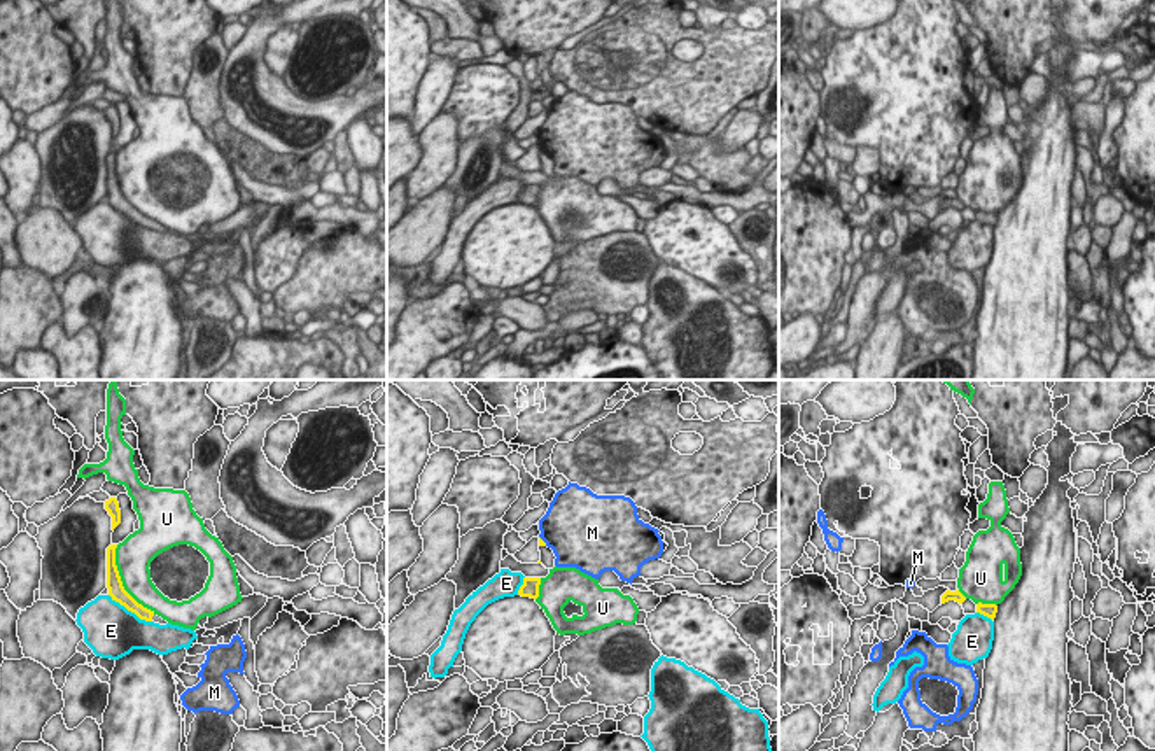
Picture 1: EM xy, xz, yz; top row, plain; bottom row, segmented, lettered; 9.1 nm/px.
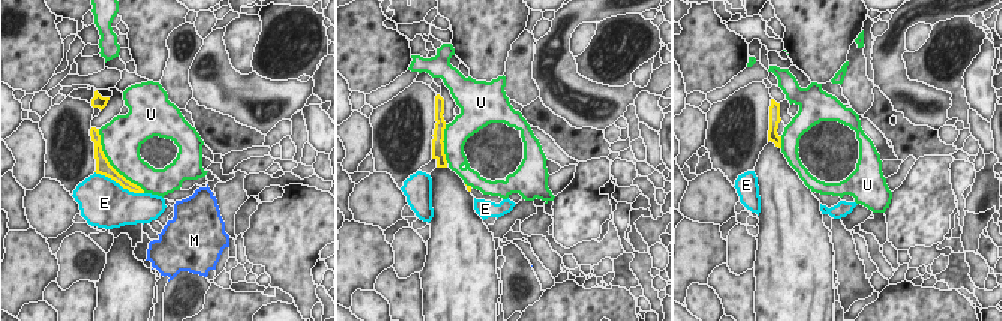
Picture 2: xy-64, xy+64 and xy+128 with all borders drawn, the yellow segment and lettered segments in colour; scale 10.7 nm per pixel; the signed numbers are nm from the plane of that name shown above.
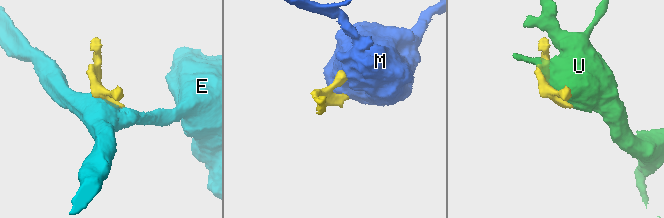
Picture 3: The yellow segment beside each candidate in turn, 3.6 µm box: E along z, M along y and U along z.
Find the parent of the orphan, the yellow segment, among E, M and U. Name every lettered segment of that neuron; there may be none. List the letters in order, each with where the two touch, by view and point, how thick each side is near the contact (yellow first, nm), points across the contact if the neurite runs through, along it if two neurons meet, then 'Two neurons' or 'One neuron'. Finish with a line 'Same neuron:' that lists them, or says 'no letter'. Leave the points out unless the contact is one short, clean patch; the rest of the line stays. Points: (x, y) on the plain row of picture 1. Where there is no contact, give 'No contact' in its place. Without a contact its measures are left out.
E: Touches yellow at xy (130, 217). Thickness 160 nm (yellow) against 480 nm. Two neurons
M: Touches yellow at xz (543, 149). Thickness 60 nm (yellow) against 460 nm. Boundary: xz (539, 144), (546, 153). Two neurons
U: Touches yellow at xy (121, 189). Thickness 160 nm (yellow) against 320 nm. Two neurons
Same neuron: no letter

